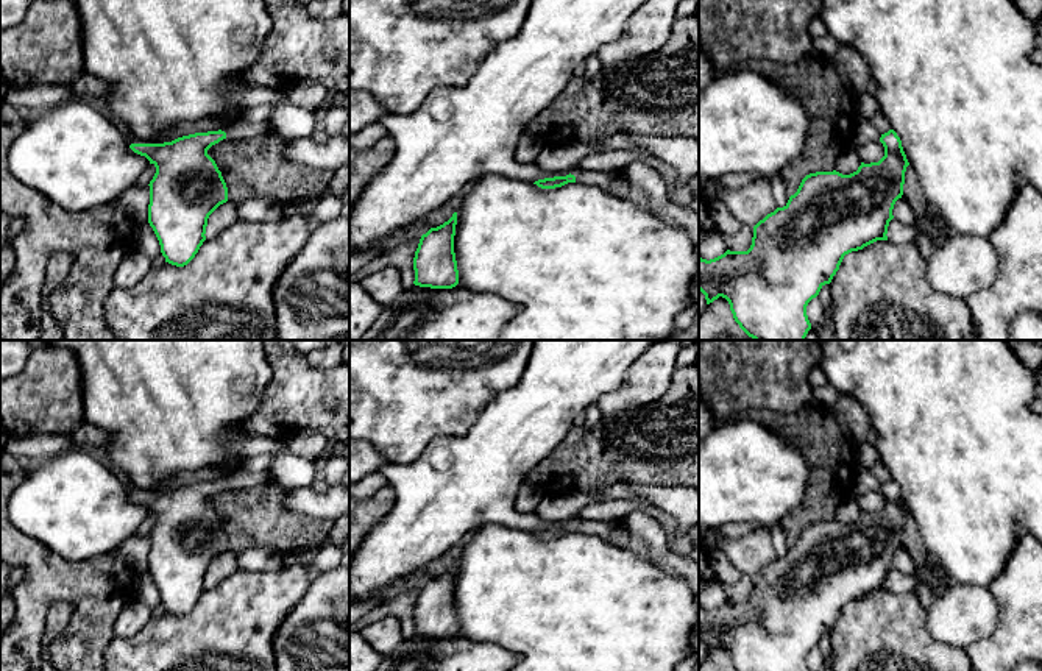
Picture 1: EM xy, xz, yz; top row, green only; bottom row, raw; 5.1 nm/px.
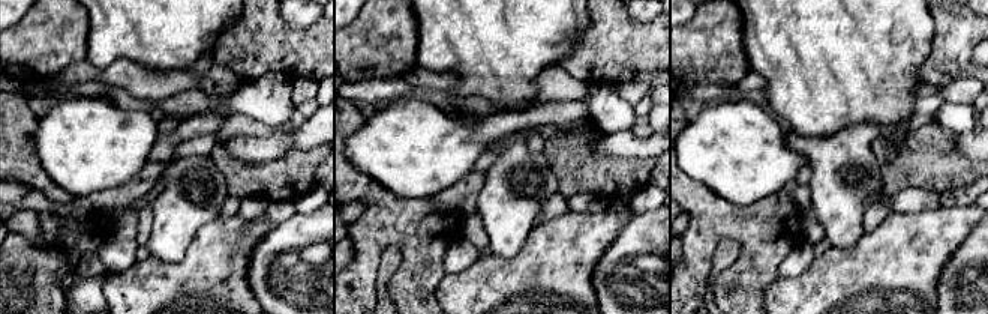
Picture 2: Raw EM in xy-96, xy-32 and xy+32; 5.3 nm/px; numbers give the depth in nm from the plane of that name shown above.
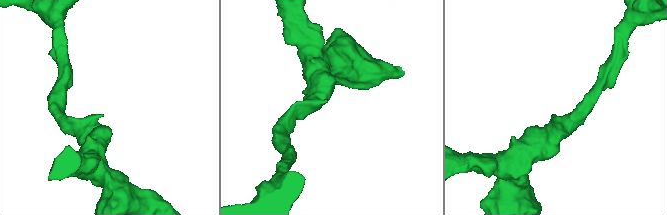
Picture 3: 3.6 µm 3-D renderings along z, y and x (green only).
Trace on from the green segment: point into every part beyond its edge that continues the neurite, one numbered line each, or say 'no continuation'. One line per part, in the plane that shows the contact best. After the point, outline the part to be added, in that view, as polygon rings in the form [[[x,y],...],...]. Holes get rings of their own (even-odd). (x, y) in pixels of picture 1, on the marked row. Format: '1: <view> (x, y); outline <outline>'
1: xy (239, 131); outline [[[240,122],[232,126],[222,128],[222,131],[226,133],[226,137],[220,140],[218,144],[228,142],[228,140],[245,140],[248,137],[257,137],[268,130],[271,130],[268,122],[260,122],[260,123],[242,123]]]

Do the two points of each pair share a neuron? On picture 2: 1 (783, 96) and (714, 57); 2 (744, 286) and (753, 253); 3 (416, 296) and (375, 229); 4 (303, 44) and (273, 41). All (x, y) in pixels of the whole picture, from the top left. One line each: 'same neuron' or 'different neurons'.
1: different neurons
2: same neuron
3: same neuron
4: same neuron

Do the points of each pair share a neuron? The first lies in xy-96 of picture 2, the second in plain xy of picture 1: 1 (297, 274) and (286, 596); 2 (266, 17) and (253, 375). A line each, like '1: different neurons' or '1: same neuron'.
1: different neurons
2: different neurons

